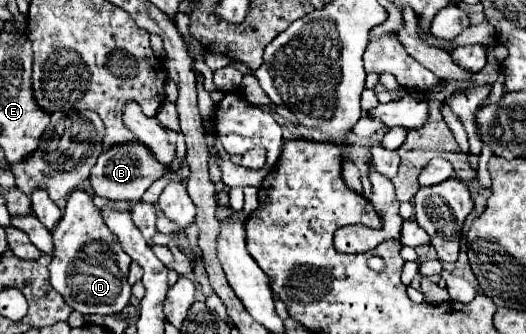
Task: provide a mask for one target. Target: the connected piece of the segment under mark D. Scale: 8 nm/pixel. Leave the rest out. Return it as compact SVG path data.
M75 189L67 197L63 217L53 231L53 243L55 253L49 265L51 285L75 311L83 315L109 315L129 305L131 285L127 283L127 275L131 257L119 247L119 239L103 223L103 215L87 191Z

